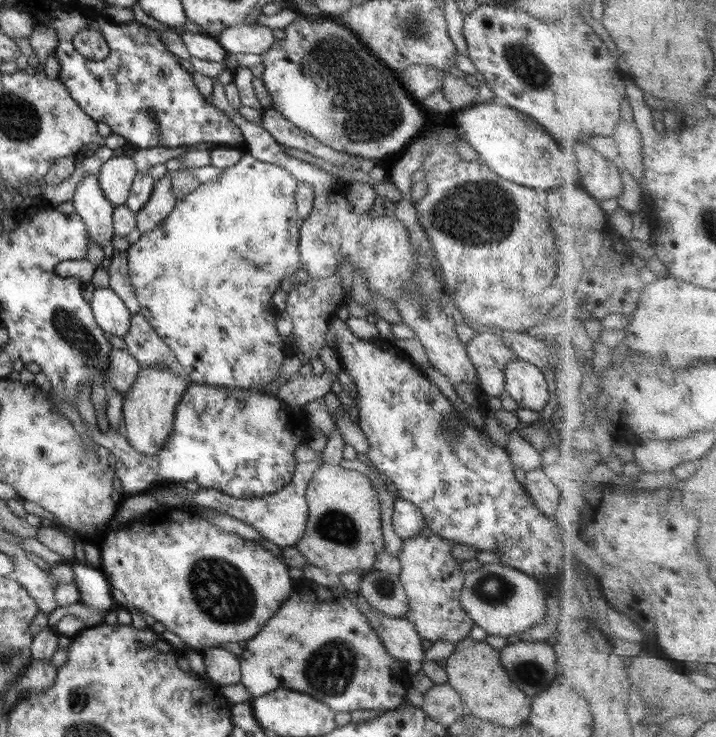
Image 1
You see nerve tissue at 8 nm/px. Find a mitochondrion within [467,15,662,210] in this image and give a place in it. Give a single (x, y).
(524, 65)

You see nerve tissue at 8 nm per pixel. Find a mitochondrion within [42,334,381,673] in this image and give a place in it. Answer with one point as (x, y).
(221, 591)

